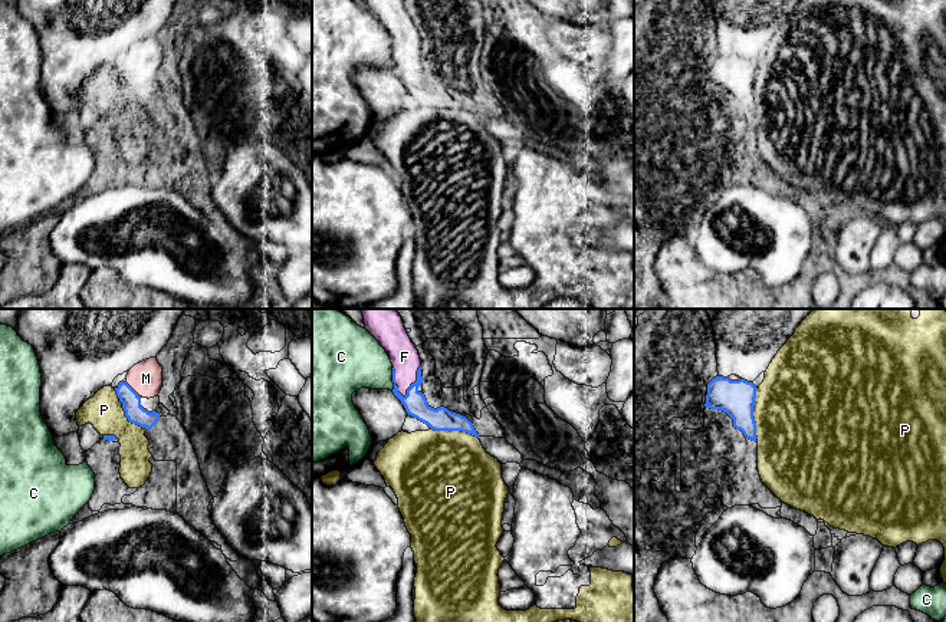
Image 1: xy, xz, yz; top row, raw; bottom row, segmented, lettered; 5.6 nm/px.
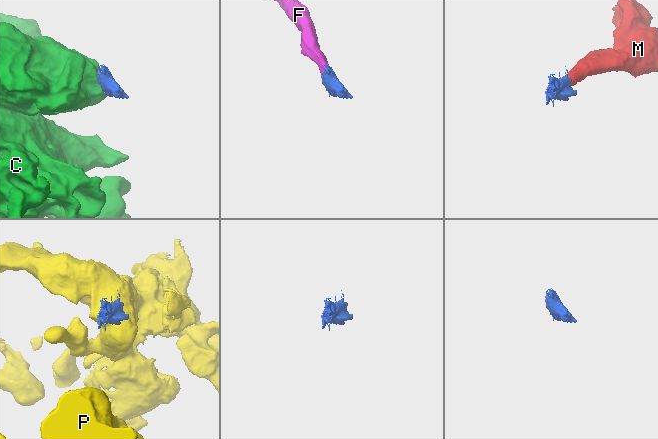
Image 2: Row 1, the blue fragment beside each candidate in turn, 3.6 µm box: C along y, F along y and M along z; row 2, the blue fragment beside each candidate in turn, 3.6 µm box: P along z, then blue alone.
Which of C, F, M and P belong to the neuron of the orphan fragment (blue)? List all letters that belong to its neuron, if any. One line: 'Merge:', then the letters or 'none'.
Merge: F, M

